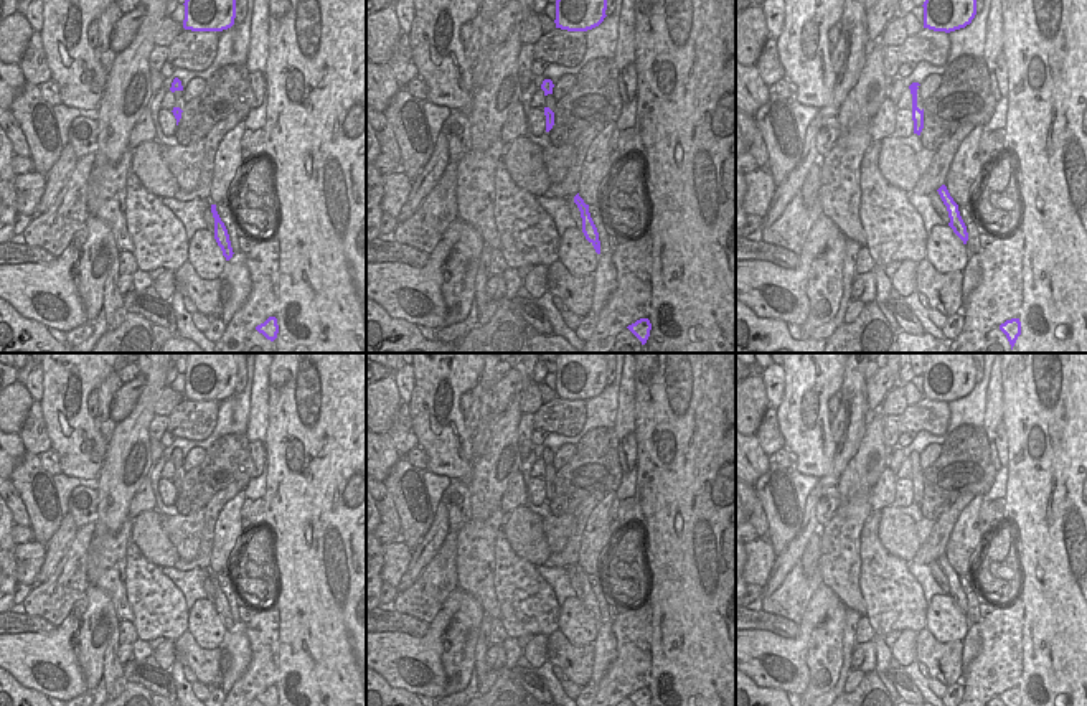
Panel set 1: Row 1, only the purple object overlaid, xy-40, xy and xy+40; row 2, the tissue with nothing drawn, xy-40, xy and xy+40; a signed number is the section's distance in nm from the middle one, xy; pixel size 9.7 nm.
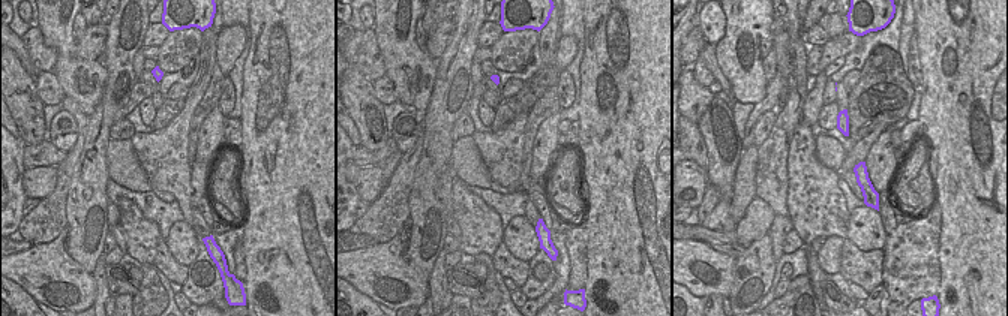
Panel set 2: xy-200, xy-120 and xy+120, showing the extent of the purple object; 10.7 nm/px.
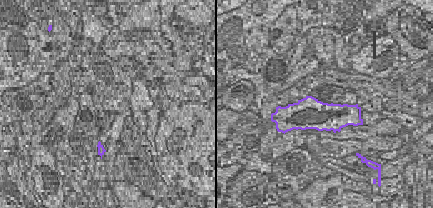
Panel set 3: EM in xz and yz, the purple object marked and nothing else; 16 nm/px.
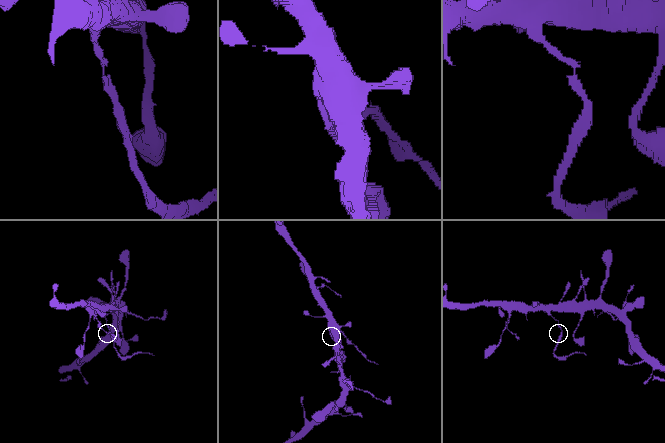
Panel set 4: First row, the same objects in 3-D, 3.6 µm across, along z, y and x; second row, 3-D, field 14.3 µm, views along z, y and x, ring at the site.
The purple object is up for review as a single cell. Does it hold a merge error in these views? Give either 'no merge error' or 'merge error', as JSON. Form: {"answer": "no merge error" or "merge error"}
{"answer": "merge error"}

